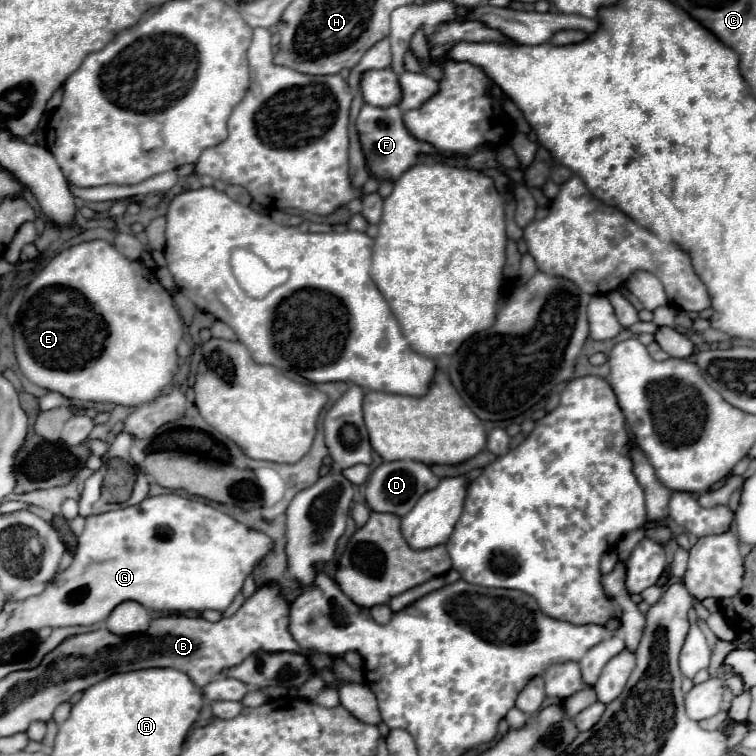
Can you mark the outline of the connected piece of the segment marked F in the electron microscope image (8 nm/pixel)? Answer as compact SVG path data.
M362 105L358 121L356 121L362 151L366 157L366 165L370 173L378 179L398 179L406 169L418 163L418 153L432 153L434 147L416 141L404 127L402 111L400 107L374 107L374 105Z

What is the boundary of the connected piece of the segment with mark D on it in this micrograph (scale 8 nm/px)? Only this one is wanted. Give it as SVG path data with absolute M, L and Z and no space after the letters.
M384 461L380 467L374 469L374 473L368 479L366 485L366 503L370 505L372 511L380 513L398 513L400 517L406 515L416 501L430 489L438 485L438 477L430 471L428 465L418 463L418 461Z

